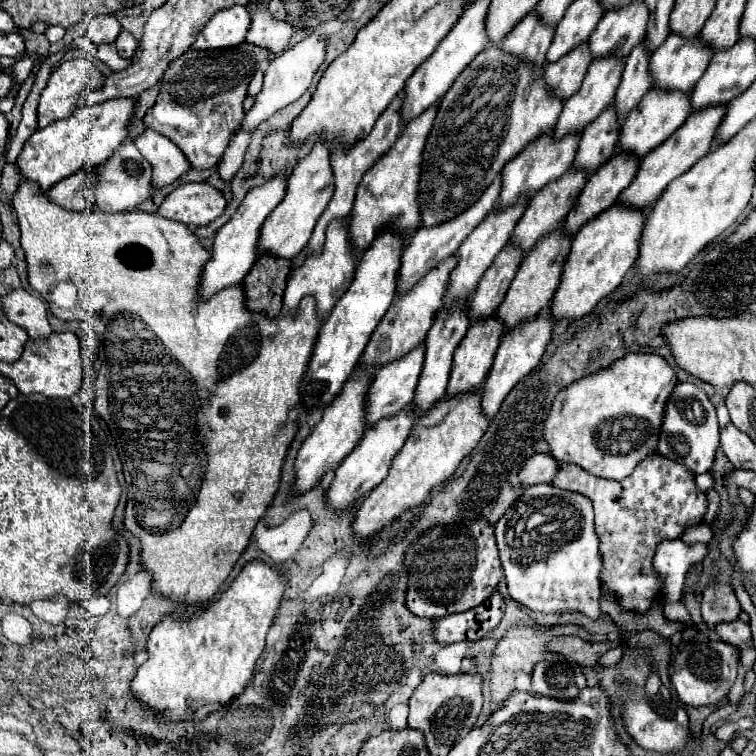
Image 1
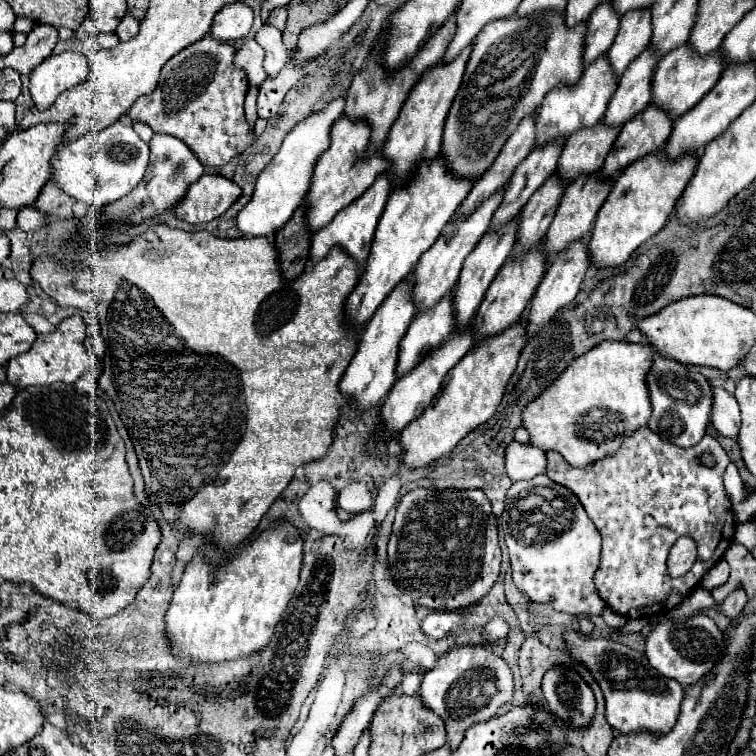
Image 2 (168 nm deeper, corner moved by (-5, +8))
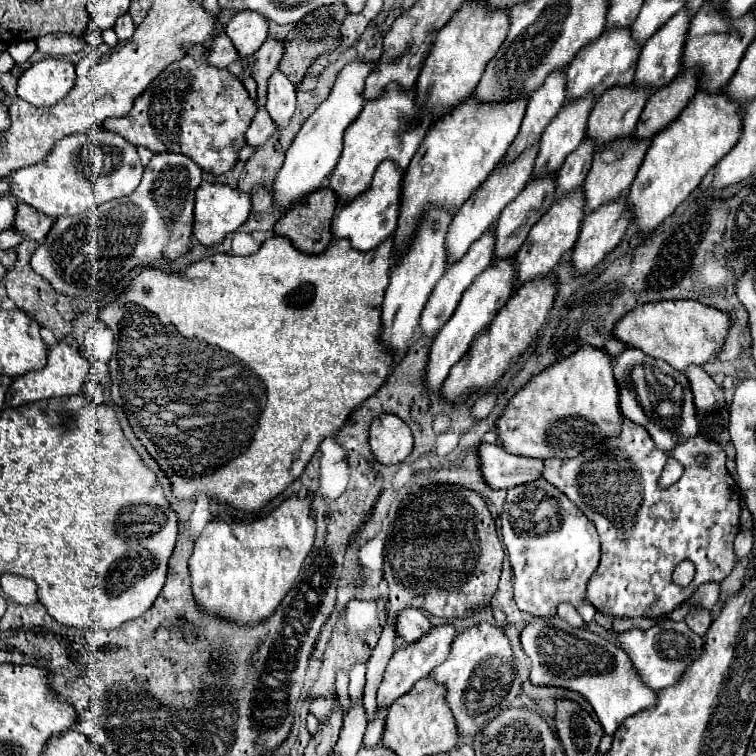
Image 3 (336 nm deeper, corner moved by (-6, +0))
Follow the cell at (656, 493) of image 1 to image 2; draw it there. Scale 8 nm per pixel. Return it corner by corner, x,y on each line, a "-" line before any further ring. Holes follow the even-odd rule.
649,428
633,432
629,438
625,438
625,444
617,454
585,468
573,468
559,452
547,452
545,474
557,484
569,488
581,500
585,512
603,536
601,564
595,572
595,586
613,612
627,618
649,620
653,616
673,610
677,604
681,604
685,596
689,596
701,576
725,554
725,550
731,546
735,530
731,502
723,488
723,472
727,464
729,458
725,450
711,436
705,436
705,440
693,448
679,448
661,440
-
705,452
715,458
715,466
705,466
701,462
701,456
-
681,536
689,536
695,540
697,560
687,574
683,574
681,578
671,578
667,570
667,554

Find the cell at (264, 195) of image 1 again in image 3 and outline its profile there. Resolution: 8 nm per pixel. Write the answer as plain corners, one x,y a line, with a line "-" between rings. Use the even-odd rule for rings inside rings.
350,62
346,64
334,86
330,96
318,106
318,110
304,122
304,126
300,128
300,132
296,134
294,142
290,144
290,148
286,150
286,160
282,170
276,176
274,182
274,192
276,192
276,200
280,204
284,204
286,208
300,200
302,196
314,192
316,188
322,188
328,174
336,168
338,158
342,154
342,136
344,130
348,128
348,124
352,124
358,114
362,112
366,100
364,100
364,82
368,78
368,74
372,72
372,68
376,66
376,62

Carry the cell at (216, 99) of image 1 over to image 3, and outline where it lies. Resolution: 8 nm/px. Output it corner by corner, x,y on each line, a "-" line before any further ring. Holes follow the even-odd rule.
186,44
184,50
184,58
162,70
160,76
134,98
134,108
128,112
128,116
108,118
102,122
102,128
108,132
118,132
132,146
146,146
154,154
178,152
192,158
206,172
224,174
238,162
238,150
244,146
244,134
258,108
238,78
234,78
228,70
216,70
206,64
204,46
194,48
194,44

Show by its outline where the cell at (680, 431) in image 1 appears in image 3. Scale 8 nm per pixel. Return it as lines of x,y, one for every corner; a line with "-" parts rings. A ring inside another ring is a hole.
626,348
618,356
614,356
612,366
614,366
616,384
618,384
622,416
644,426
654,438
654,442
658,444
658,448
670,450
674,444
698,432
696,408
690,396
690,382
686,382
686,376
682,376
682,372
634,348

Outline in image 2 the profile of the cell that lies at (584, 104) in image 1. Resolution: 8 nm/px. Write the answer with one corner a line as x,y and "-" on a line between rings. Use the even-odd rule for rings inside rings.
629,12
621,20
613,46
605,54
615,78
621,78
625,68
647,48
649,44
649,12

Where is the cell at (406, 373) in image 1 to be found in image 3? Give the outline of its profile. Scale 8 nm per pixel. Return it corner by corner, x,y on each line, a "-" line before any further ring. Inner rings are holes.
488,230
482,238
478,238
470,248
468,252
454,264
448,266
448,270
444,272
444,276
438,280
438,284
434,286
424,310
422,310
422,316
420,316
420,326
422,326
422,334
424,336
430,336
430,334
436,334
444,324
446,320
450,320
450,316
454,314
464,290
472,284
472,280
484,270
490,266
494,258
494,230

